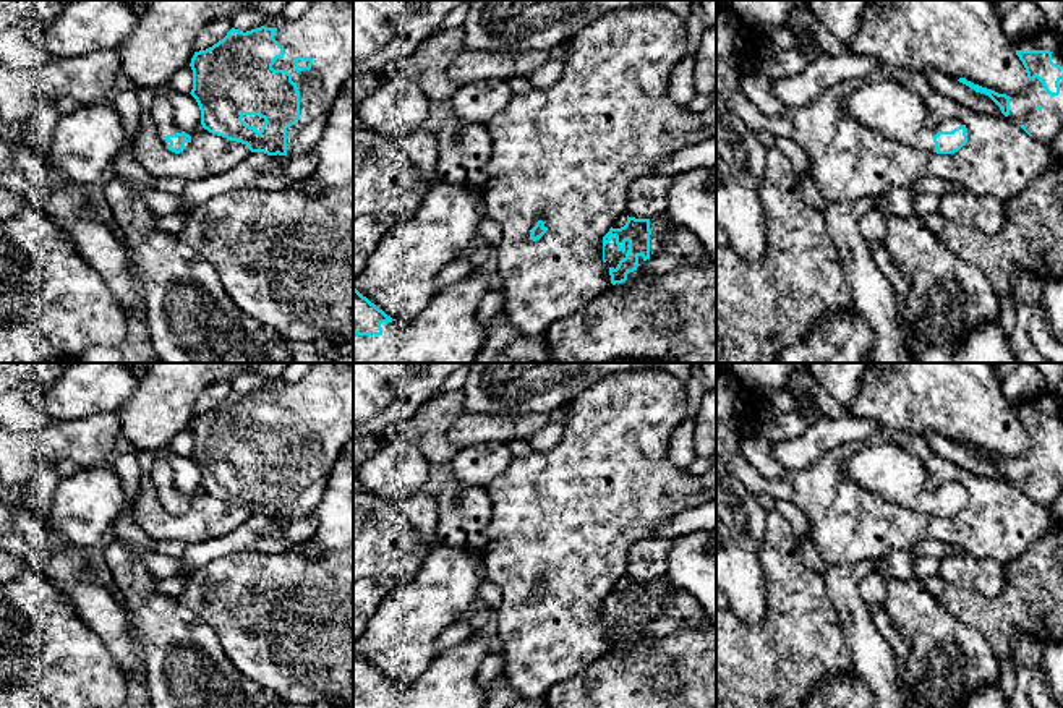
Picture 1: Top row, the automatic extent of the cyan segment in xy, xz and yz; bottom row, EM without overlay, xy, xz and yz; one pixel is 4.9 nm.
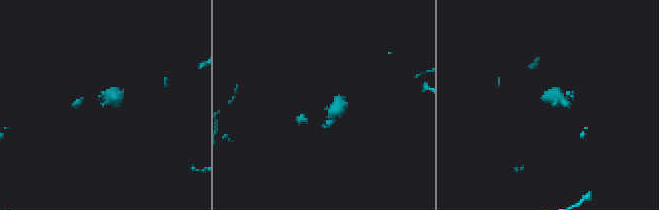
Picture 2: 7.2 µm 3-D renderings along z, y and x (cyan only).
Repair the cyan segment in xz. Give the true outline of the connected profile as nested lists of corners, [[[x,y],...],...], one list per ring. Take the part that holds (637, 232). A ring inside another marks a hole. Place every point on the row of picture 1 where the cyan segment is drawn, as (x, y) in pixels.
[[[666,212],[651,219],[627,215],[621,228],[609,228],[603,237],[603,261],[609,267],[611,284],[635,282],[647,274],[642,262],[666,253],[671,219]]]

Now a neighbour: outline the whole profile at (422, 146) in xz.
[[[423,126],[397,138],[402,151],[415,162],[420,175],[434,181],[438,164],[438,138],[436,133],[426,131]]]

